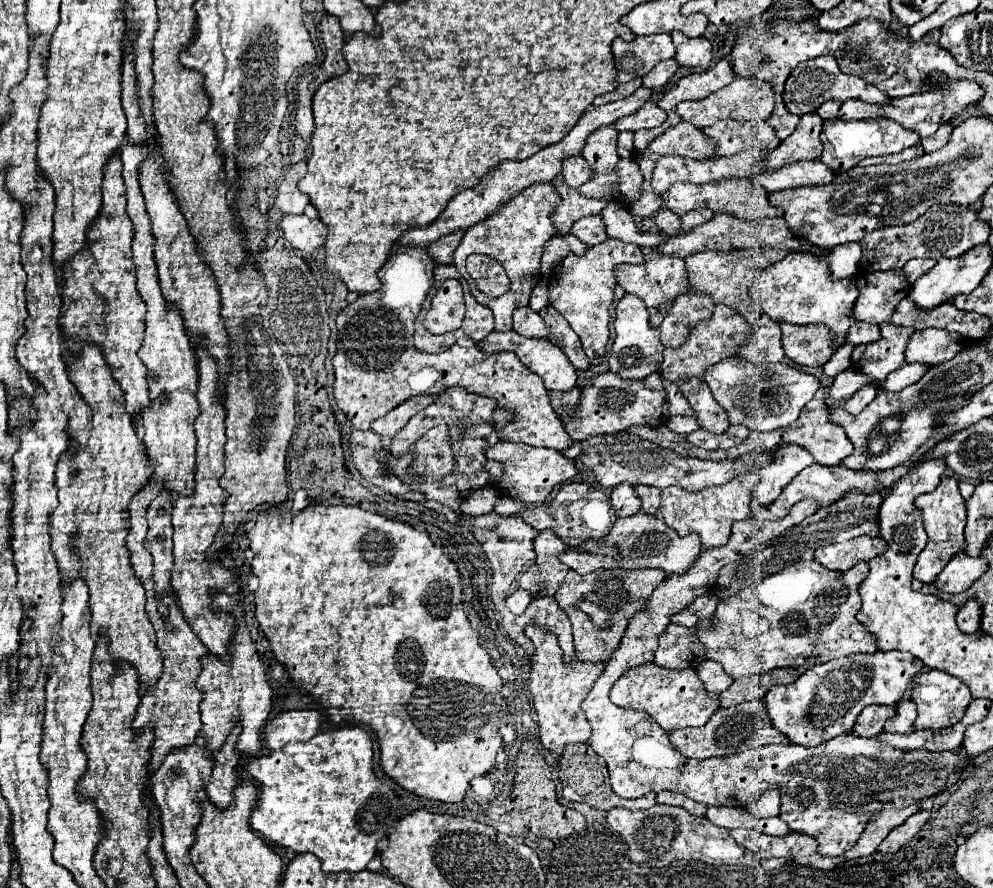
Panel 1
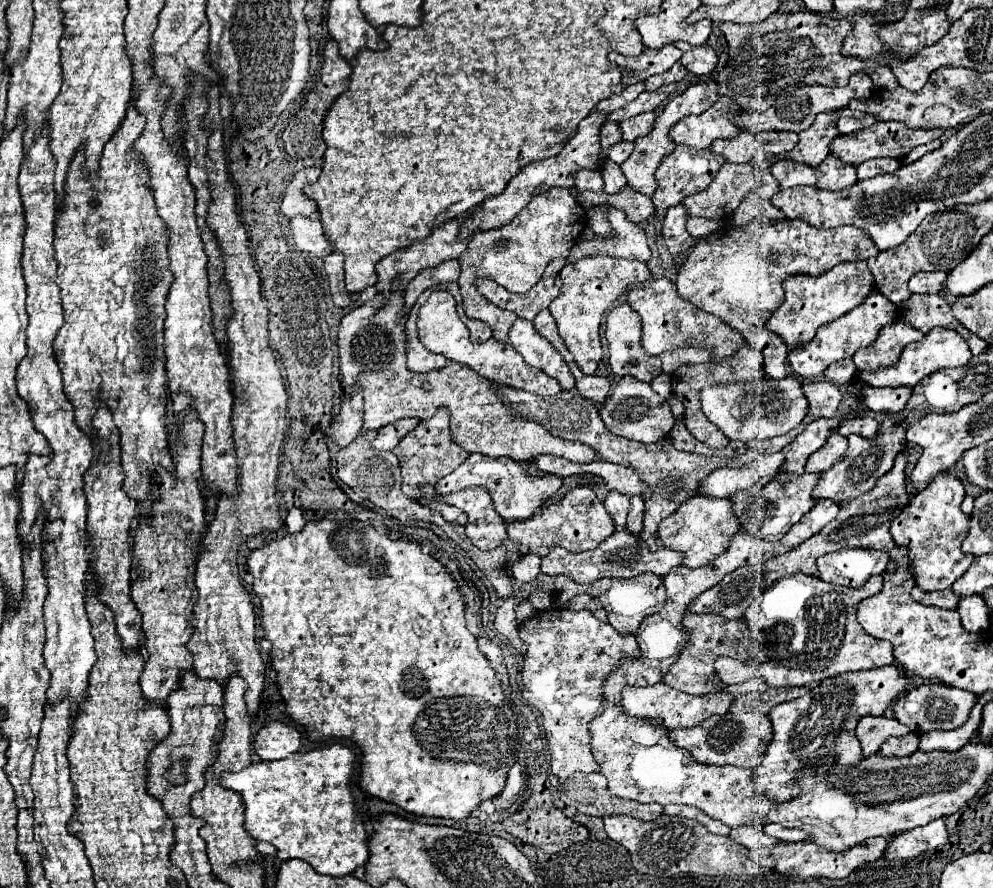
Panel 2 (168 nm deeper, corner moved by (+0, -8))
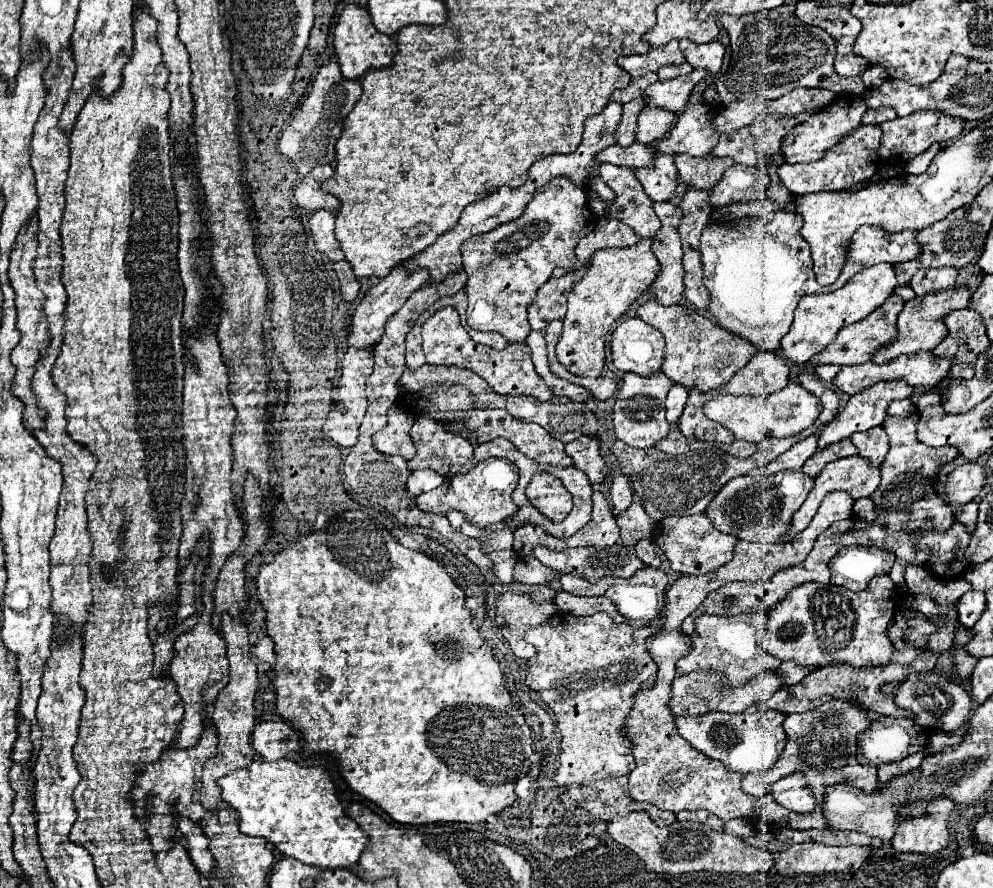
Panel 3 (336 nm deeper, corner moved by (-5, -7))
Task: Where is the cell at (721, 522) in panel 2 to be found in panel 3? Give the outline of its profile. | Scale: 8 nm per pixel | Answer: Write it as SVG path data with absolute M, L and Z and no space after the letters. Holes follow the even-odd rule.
M704 513L692 517L664 517L654 527L652 539L658 545L658 549L668 557L670 567L682 575L704 575L722 567L732 559L732 551L738 543L736 537L714 531L712 523Z

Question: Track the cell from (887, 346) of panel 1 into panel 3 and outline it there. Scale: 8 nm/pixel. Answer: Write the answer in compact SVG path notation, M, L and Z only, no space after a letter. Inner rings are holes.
M956 285L952 289L942 289L936 293L928 293L928 295L920 295L914 297L910 301L906 301L902 313L898 315L898 339L888 345L882 347L876 355L874 355L874 363L884 363L888 359L894 359L900 353L918 353L918 351L932 351L938 343L944 341L944 337L948 335L948 327L944 325L944 317L956 309L966 309L970 303L972 293L968 291L968 287L964 285Z

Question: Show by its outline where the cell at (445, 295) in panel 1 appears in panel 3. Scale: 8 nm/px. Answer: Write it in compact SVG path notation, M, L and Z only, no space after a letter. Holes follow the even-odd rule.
M454 307L440 309L422 325L422 349L424 349L428 365L434 365L434 367L454 365L460 369L470 369L476 375L480 375L492 387L494 393L532 395L540 401L552 399L552 391L548 391L548 387L544 387L544 381L540 379L540 375L536 375L536 371L532 367L532 355L530 355L530 347L526 343L512 343L504 351L496 351L496 349L490 349L484 345L474 345L472 339L468 339L466 329L460 325L460 317Z

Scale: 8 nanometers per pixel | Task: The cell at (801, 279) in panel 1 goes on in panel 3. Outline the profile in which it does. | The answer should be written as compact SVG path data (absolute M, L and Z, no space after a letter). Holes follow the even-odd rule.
M878 263L876 267L866 267L864 271L856 273L844 289L838 289L834 293L826 295L806 295L800 299L796 311L794 311L794 323L786 337L782 337L782 353L794 363L806 363L816 353L820 353L824 347L828 347L838 331L846 325L852 325L860 319L864 319L868 313L878 309L894 291L896 287L896 273L890 263Z

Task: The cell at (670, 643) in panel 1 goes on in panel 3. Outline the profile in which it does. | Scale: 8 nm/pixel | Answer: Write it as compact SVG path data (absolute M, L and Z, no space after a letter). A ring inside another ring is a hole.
M746 611L734 617L726 615L700 615L694 621L694 633L690 635L692 641L692 651L684 655L676 667L682 669L684 673L690 671L720 671L728 683L728 687L740 687L748 679L756 677L764 669L776 669L780 667L780 659L762 653L758 643L756 643L756 631L766 629L768 613L766 611Z

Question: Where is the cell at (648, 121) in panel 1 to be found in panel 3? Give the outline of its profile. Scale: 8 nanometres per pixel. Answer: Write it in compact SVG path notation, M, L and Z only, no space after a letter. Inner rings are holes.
M648 107L640 113L638 117L638 131L636 131L636 141L644 145L652 145L660 141L670 127L676 121L676 113L660 109L660 107Z

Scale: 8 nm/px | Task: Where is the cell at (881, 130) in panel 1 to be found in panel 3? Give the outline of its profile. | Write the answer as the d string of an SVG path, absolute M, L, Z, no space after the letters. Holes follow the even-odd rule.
M916 111L906 117L896 117L894 121L882 123L882 141L880 141L880 159L888 161L890 165L902 165L908 159L924 153L932 143L948 143L964 131L964 119L946 115L942 111Z

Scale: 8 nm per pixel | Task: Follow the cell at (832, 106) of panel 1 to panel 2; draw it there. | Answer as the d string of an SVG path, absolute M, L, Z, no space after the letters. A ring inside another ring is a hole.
M839 108L835 110L837 116L837 128L841 134L849 134L849 132L857 132L865 126L871 126L873 122L877 122L873 116L867 116L867 112L857 112L851 108Z

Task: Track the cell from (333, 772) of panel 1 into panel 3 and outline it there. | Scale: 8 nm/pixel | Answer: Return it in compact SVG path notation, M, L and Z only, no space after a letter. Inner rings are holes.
M288 759L252 761L246 769L236 769L236 771L230 771L228 775L224 775L218 781L218 785L222 789L222 799L228 805L232 805L242 819L242 823L240 823L242 833L266 837L284 855L304 861L308 865L314 865L320 869L336 869L336 867L350 869L358 863L358 859L368 843L366 833L358 827L358 823L344 815L344 809L334 795L334 783L332 783L328 771L320 765L298 765Z

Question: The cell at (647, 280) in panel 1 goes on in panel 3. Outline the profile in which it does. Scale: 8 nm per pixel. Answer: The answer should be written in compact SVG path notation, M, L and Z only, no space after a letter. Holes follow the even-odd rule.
M652 299L638 307L638 317L656 327L666 339L666 359L662 371L676 383L688 389L696 387L700 393L708 393L726 385L736 375L736 371L742 369L752 359L752 355L758 353L758 347L754 343L732 335L730 331L722 329L720 325L686 305L662 307Z

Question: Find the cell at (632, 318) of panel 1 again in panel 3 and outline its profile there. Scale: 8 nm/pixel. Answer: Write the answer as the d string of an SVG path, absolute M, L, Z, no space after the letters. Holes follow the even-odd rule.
M638 317L616 325L610 345L612 361L620 371L632 371L648 377L662 367L666 351L664 337Z

